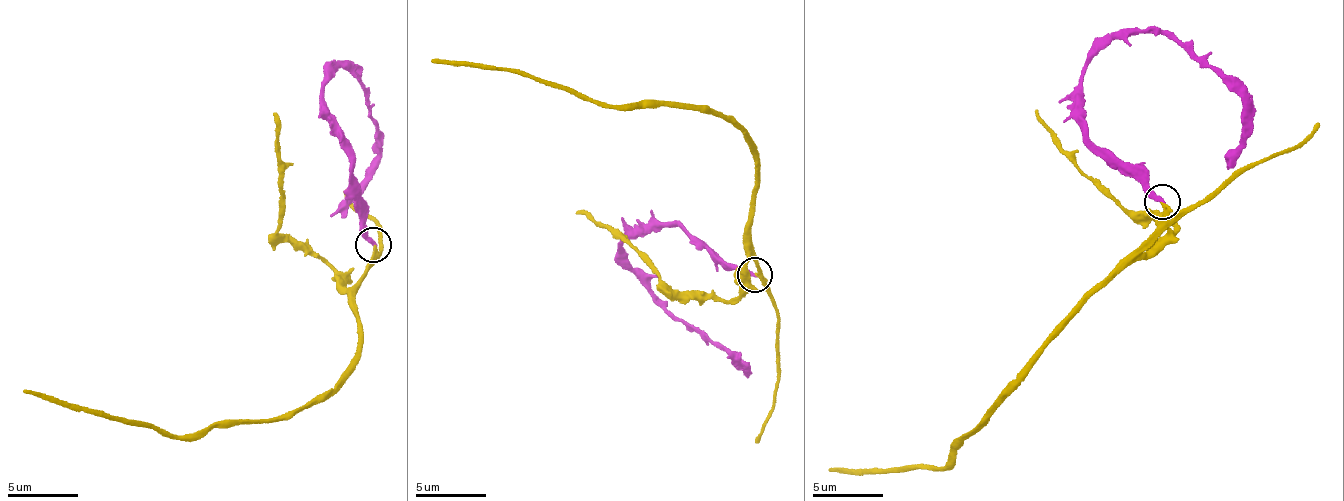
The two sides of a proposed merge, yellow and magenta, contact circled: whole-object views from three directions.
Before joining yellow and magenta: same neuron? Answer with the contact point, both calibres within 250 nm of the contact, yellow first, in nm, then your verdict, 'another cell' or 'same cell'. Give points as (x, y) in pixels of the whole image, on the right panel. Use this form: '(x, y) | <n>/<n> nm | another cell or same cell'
(1162, 202) | 240/320 nm | same cell

